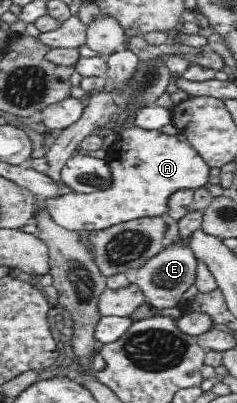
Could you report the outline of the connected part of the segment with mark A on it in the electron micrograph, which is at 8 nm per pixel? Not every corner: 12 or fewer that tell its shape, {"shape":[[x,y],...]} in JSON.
{"shape":[[127,128],[101,192],[46,198],[69,231],[167,217],[210,167],[186,141]]}

